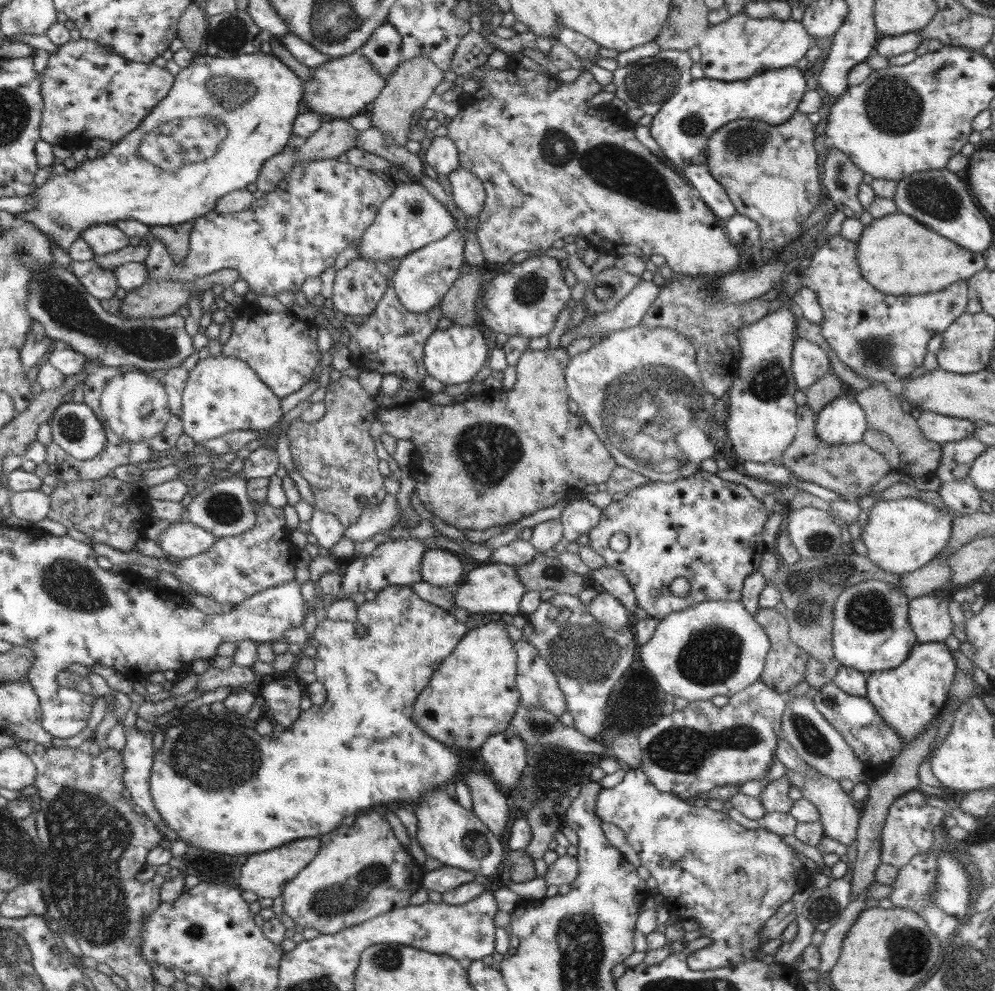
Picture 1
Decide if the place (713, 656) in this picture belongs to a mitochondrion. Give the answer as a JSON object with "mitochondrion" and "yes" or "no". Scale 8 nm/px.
{"mitochondrion":"yes"}

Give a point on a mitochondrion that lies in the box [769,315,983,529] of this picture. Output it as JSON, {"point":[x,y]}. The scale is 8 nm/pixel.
{"point":[876,353]}

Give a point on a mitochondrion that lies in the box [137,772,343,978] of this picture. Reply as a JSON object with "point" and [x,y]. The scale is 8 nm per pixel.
{"point":[195,931]}

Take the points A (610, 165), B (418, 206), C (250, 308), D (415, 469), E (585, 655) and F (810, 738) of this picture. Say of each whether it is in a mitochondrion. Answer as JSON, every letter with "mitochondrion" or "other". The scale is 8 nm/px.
{"A":"mitochondrion","B":"mitochondrion","C":"other","D":"other","E":"mitochondrion","F":"mitochondrion"}

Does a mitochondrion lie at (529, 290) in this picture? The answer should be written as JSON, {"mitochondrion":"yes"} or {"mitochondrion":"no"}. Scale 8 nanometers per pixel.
{"mitochondrion":"yes"}

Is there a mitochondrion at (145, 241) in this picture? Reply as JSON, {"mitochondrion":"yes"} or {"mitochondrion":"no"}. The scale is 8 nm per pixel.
{"mitochondrion":"no"}

